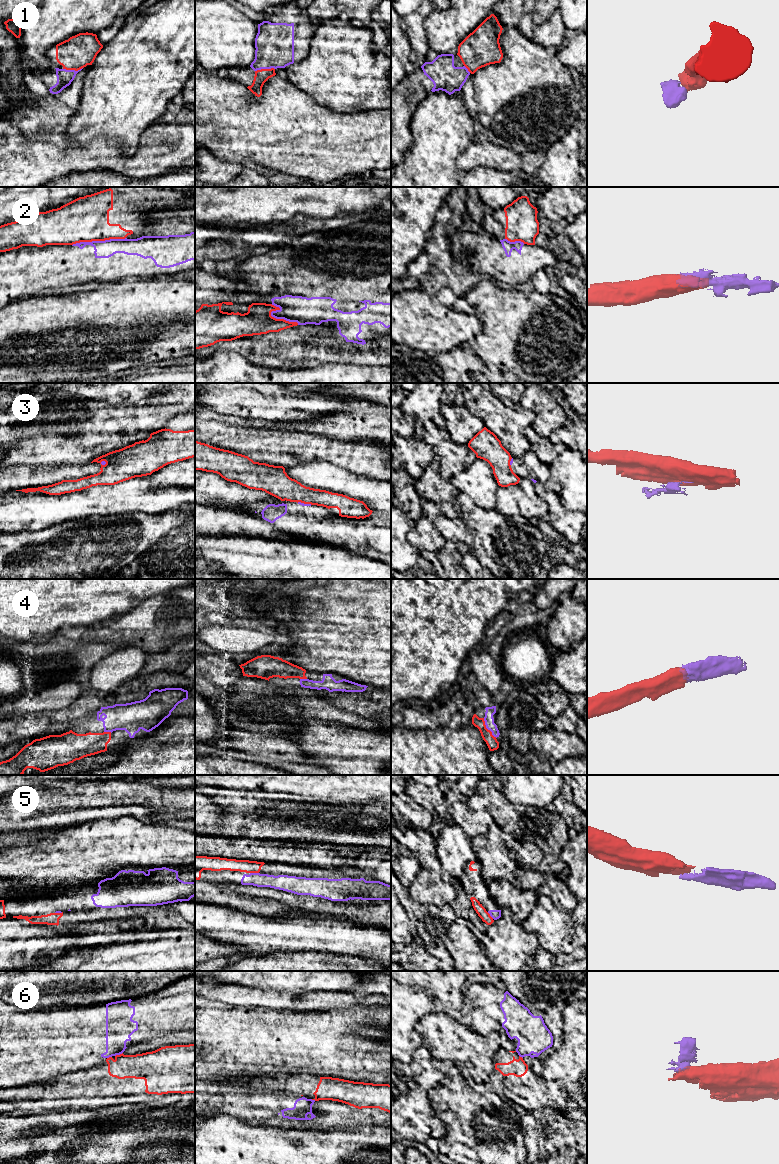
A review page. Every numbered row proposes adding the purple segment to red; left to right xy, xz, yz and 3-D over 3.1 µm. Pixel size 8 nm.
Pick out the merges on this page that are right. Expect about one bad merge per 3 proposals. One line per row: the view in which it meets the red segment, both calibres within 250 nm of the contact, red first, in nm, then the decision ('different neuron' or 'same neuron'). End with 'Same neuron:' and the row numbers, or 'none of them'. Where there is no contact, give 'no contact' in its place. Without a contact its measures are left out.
1: meets red in xy; 260 nm thick on the red side, 130 nm on the other; same neuron
2: meets red in xy; 360 nm thick on the red side, 140 nm on the other; different neuron
3: meets red in xz; 200 nm thick on the red side, 20 nm on the other; different neuron
4: meets red in yz; 90 nm thick on the red side, 80 nm on the other; same neuron
5: meets red in xz; 100 nm thick on the red side, 130 nm on the other; same neuron
6: meets red in xy; 220 nm thick on the red side, 220 nm on the other; different neuron
Same neuron: 1, 4, 5

